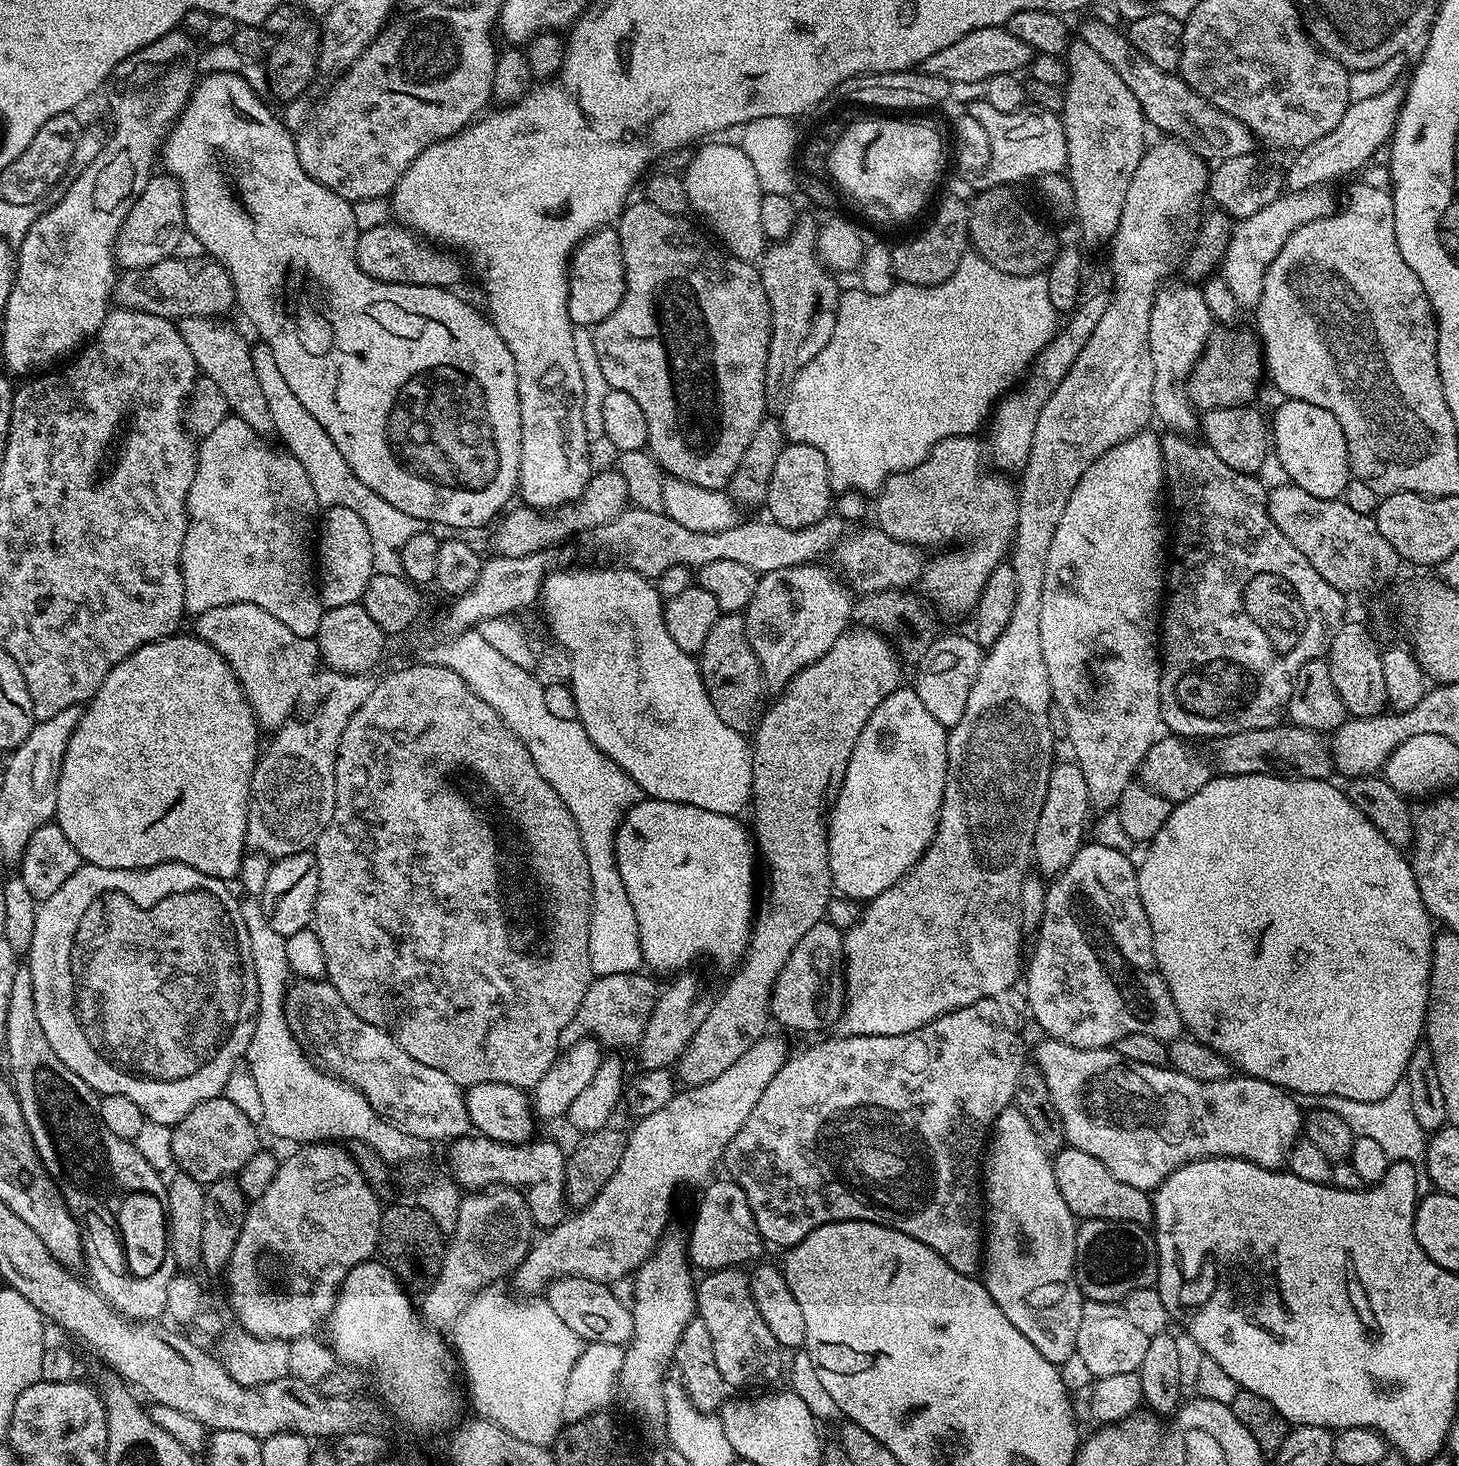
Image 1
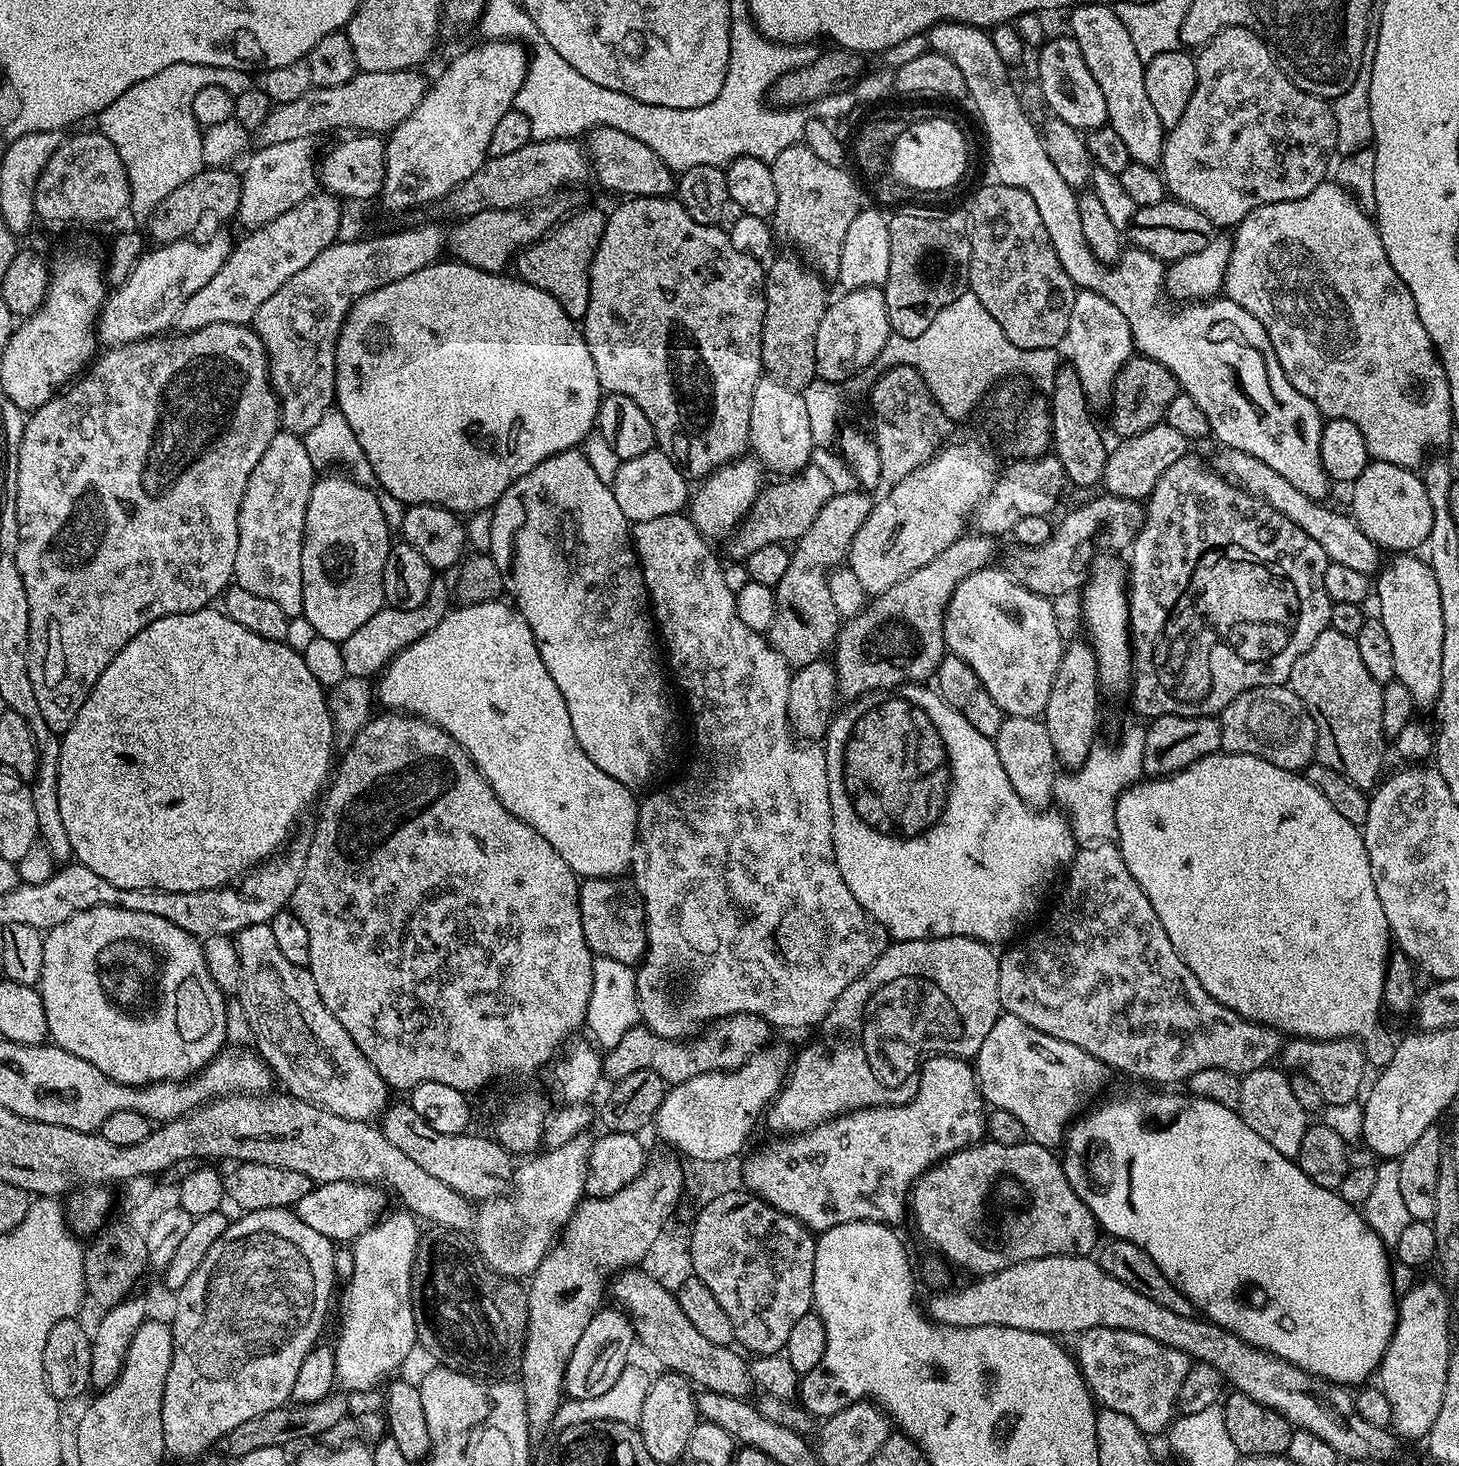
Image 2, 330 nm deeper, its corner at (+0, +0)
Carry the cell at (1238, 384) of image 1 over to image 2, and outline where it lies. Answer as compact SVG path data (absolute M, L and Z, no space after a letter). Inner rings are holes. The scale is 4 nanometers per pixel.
M1132 355L1112 384L1110 409L1112 408L1112 428L1117 432L1117 437L1136 436L1142 430L1150 430L1161 423L1170 402L1174 402L1177 391L1174 374L1170 374L1162 362L1154 362L1149 356Z

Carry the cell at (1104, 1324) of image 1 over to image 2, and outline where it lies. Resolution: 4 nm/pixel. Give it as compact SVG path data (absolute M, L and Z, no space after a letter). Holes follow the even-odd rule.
M1091 1328L1079 1333L1077 1340L1080 1341L1074 1347L1074 1359L1080 1365L1080 1373L1084 1375L1088 1391L1104 1408L1126 1414L1126 1418L1134 1418L1136 1425L1146 1434L1160 1432L1163 1428L1165 1431L1171 1425L1178 1412L1178 1390L1190 1367L1187 1354L1168 1348L1162 1342L1154 1342L1154 1338L1146 1338L1146 1334L1121 1328Z

